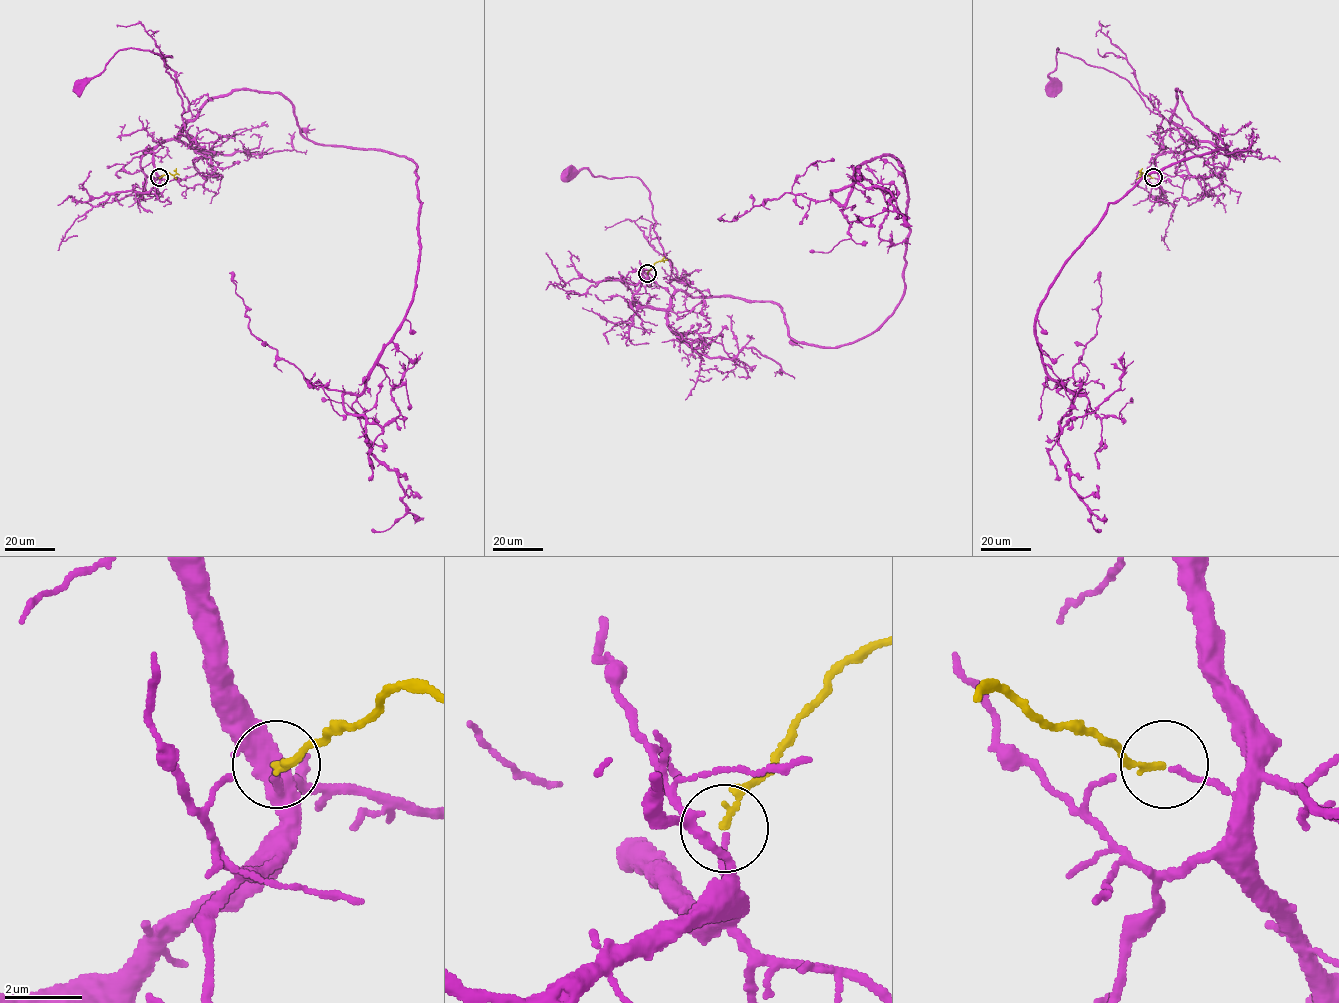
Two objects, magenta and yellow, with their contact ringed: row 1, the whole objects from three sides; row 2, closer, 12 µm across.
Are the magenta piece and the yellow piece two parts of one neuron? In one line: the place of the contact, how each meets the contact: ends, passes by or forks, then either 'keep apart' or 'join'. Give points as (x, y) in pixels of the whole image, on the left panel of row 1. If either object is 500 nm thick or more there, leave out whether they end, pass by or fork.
place (159, 177); magenta ends; yellow ends; join

